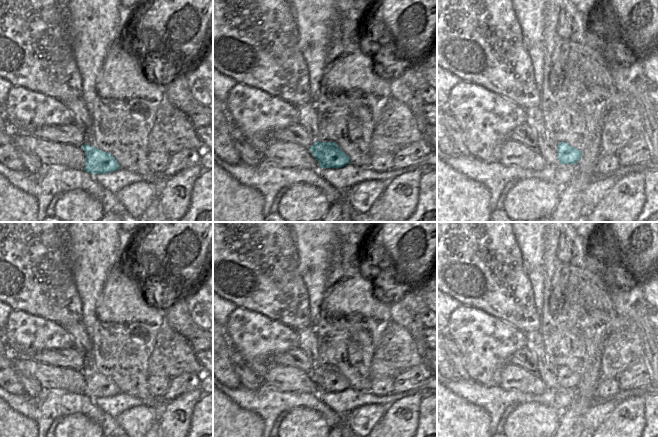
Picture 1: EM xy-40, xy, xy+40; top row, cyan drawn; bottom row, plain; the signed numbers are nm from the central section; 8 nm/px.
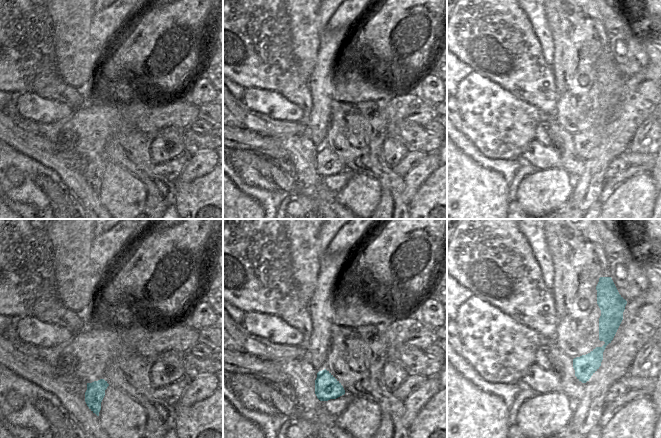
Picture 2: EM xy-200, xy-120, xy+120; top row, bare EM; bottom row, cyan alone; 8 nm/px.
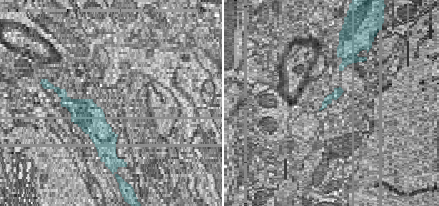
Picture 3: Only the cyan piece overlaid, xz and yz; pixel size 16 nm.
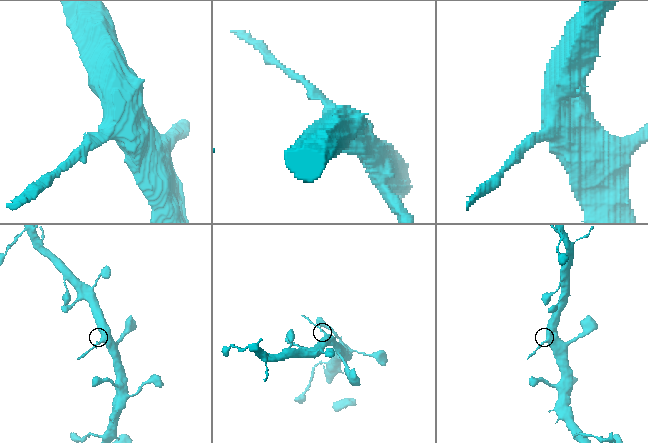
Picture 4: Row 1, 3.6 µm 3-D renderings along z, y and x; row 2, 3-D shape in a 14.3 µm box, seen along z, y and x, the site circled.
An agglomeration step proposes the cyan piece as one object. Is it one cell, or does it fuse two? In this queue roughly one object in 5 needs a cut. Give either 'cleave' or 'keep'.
cleave

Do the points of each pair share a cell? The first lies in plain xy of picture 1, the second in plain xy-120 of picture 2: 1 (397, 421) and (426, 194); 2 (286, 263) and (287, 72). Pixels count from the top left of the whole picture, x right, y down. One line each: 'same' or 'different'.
1: different
2: same

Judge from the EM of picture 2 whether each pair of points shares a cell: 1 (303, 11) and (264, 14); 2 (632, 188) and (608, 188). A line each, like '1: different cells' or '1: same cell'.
1: different cells
2: different cells

